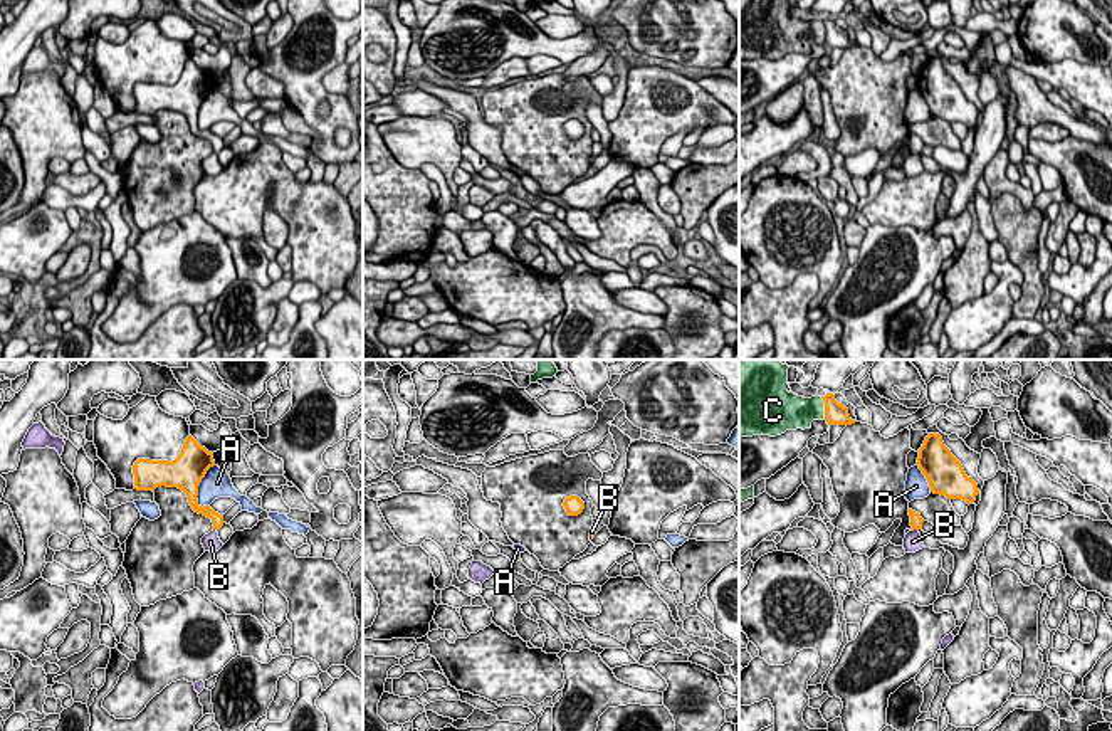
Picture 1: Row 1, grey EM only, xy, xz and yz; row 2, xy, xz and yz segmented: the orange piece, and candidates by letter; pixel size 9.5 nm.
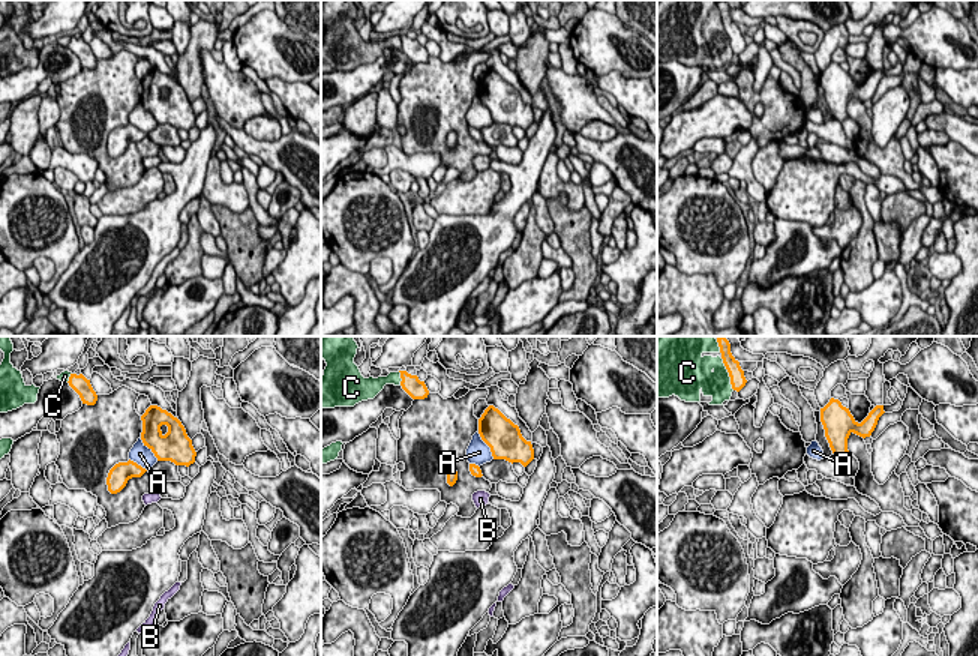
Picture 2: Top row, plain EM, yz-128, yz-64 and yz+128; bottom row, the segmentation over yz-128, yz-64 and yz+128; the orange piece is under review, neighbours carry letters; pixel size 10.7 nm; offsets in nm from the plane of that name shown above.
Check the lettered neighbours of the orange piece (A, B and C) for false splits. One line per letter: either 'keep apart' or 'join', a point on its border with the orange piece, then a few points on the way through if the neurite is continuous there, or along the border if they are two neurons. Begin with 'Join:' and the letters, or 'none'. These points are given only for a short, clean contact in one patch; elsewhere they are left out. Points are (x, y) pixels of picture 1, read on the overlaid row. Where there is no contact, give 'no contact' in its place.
Join: none
A: keep apart; contact xy (199, 484)
B: keep apart; contact yz (914, 528); border yz (917, 528), (911, 530)
C: keep apart; contact yz (825, 409)

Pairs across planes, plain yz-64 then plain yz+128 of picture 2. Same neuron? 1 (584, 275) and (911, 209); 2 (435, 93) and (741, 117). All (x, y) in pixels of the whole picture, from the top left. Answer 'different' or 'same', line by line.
1: same
2: different

